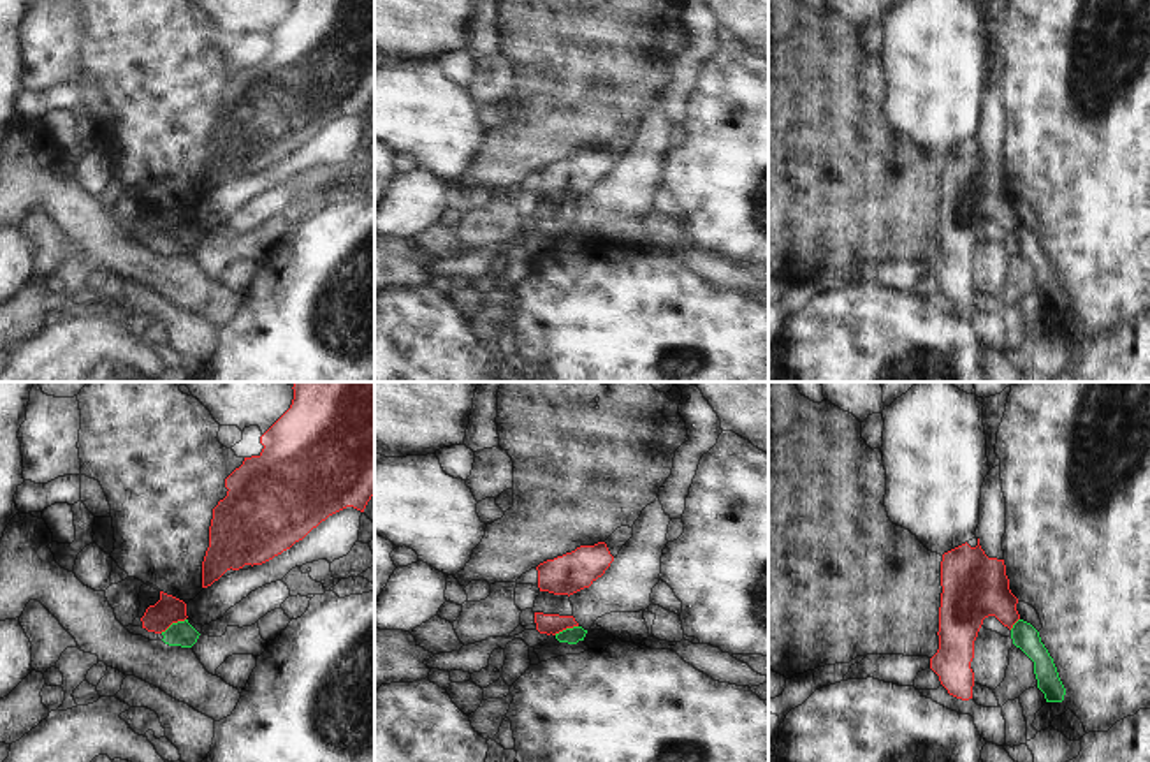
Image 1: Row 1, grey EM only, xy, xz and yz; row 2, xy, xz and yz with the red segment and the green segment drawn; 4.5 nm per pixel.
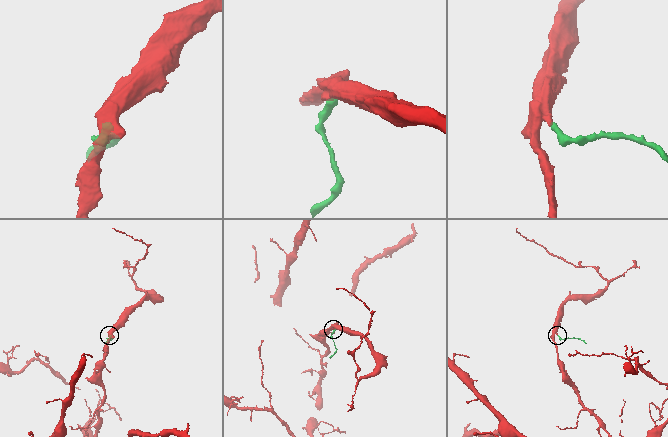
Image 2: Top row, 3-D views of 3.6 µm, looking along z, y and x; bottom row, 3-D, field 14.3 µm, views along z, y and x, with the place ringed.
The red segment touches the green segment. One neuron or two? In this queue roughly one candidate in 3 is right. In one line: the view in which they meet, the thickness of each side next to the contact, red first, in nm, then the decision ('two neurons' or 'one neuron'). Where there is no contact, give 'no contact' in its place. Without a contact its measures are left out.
meets red in xy; 130 nm thick on the red side, 110 nm on the other; two neurons

